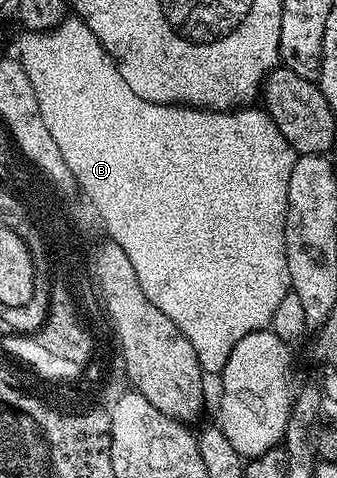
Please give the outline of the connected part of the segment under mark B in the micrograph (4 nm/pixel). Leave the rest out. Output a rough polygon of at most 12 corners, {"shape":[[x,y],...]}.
{"shape":[[81,20],[39,114],[202,373],[290,291],[287,138],[147,102]]}

